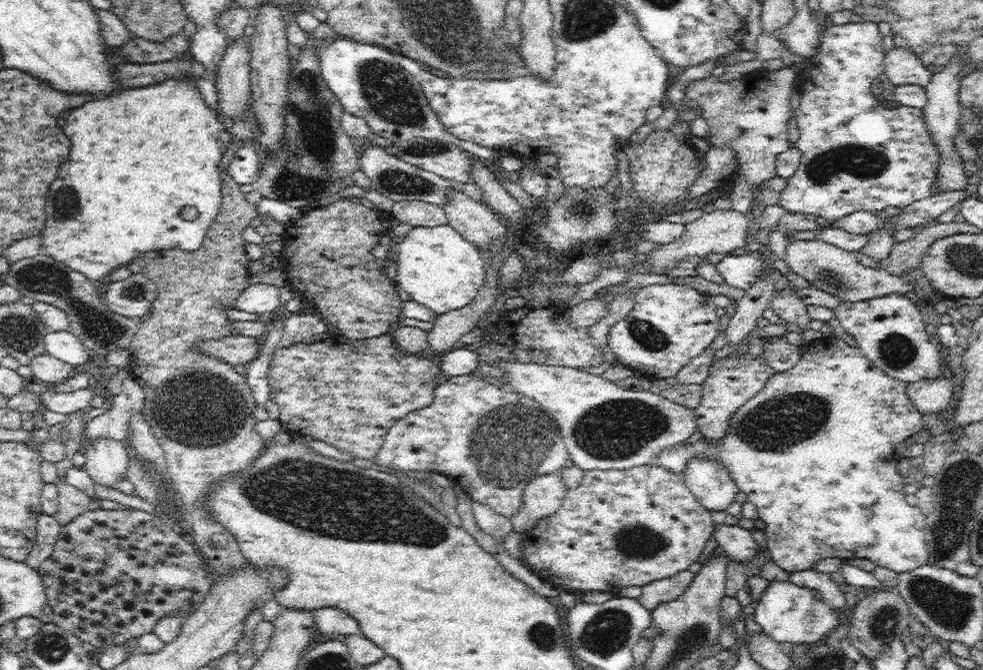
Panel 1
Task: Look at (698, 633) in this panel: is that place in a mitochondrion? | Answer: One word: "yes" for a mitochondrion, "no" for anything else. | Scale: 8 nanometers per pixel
yes

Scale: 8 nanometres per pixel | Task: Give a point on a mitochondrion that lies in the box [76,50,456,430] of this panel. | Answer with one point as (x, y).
(392, 97)

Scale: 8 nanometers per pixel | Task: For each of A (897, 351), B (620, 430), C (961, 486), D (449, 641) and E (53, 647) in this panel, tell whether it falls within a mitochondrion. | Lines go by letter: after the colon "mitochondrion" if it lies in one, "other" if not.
A: mitochondrion
B: mitochondrion
C: mitochondrion
D: other
E: mitochondrion

